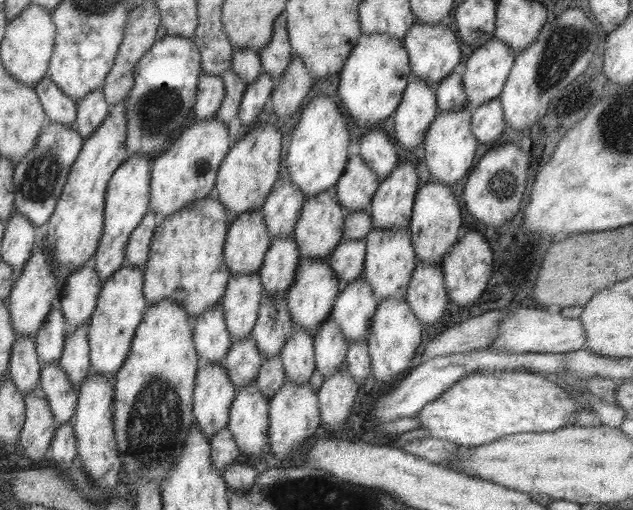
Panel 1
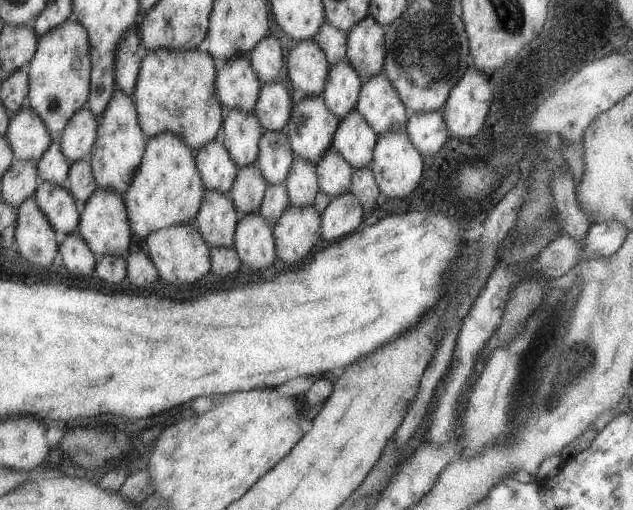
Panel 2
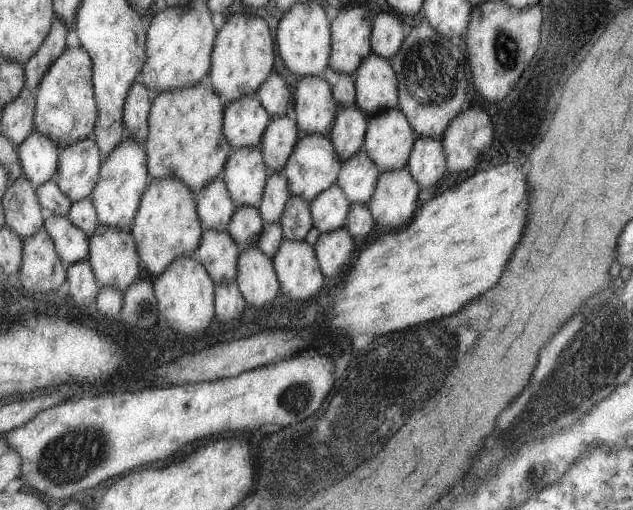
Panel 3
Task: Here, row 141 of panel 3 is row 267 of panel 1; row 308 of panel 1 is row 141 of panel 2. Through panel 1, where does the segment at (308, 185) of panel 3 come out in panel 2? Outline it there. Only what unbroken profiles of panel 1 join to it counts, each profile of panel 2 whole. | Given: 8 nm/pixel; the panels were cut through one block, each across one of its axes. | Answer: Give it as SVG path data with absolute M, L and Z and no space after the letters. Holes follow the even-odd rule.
M299 96L291 108L285 132L291 152L311 164L331 149L338 118L327 108L320 96Z

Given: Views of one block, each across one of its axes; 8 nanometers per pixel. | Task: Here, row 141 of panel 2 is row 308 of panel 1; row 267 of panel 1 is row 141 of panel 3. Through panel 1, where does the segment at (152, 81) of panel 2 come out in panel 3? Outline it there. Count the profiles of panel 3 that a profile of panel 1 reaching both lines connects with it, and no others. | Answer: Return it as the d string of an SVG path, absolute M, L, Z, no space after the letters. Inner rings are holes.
M200 81L187 88L171 88L159 92L147 118L144 150L146 167L152 180L174 175L194 192L220 176L232 152L222 130L224 104L213 90L203 88Z

